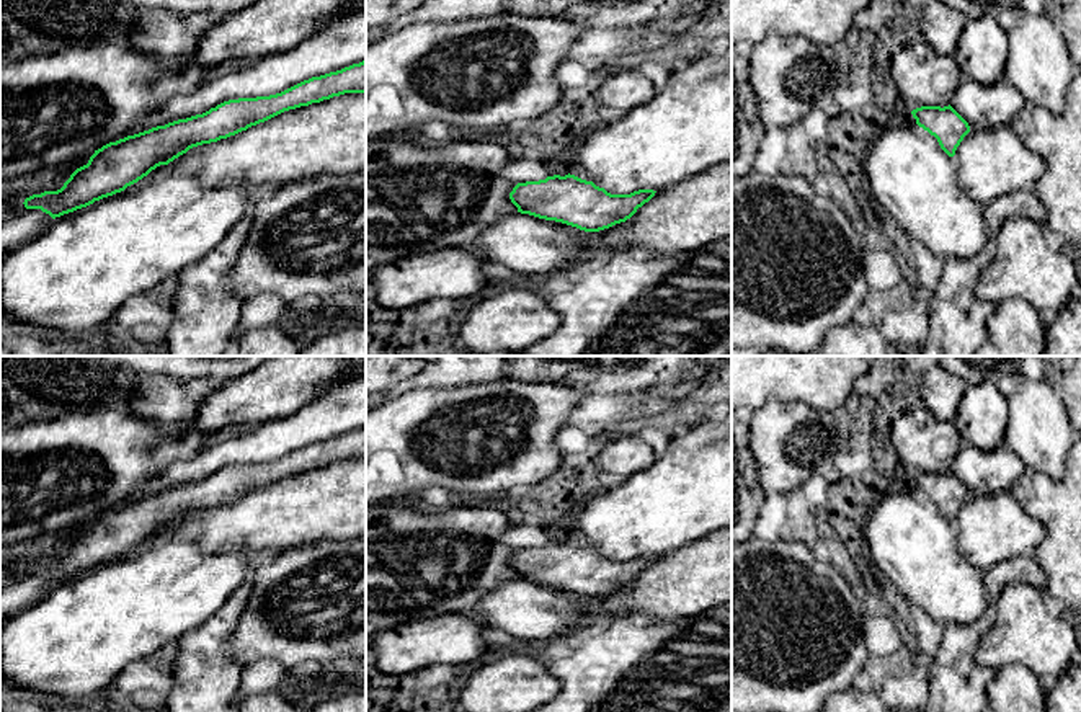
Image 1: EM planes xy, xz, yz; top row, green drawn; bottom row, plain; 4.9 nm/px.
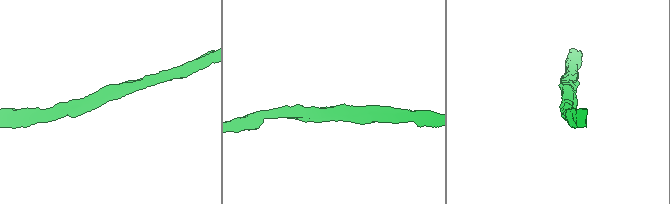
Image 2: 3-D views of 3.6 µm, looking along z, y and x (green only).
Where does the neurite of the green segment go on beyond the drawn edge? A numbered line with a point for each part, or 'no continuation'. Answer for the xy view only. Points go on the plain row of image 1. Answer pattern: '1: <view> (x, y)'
1: xy (54, 472)

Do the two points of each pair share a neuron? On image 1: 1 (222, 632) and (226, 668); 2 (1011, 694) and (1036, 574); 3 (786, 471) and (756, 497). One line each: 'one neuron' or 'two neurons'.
1: one neuron
2: two neurons
3: two neurons

